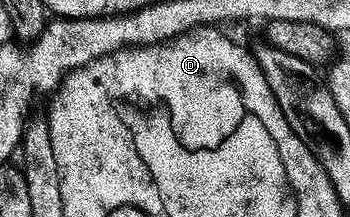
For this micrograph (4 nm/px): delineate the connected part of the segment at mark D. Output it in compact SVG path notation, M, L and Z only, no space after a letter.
M215 27L199 28L173 41L135 48L135 65L139 65L139 73L143 73L143 77L139 77L139 81L143 81L143 101L157 103L159 99L165 99L171 105L179 103L183 109L181 115L185 137L227 137L237 129L241 115L247 113L247 109L239 109L239 97L243 97L243 81L247 81L247 60L252 54L241 46L234 45L219 31Z

